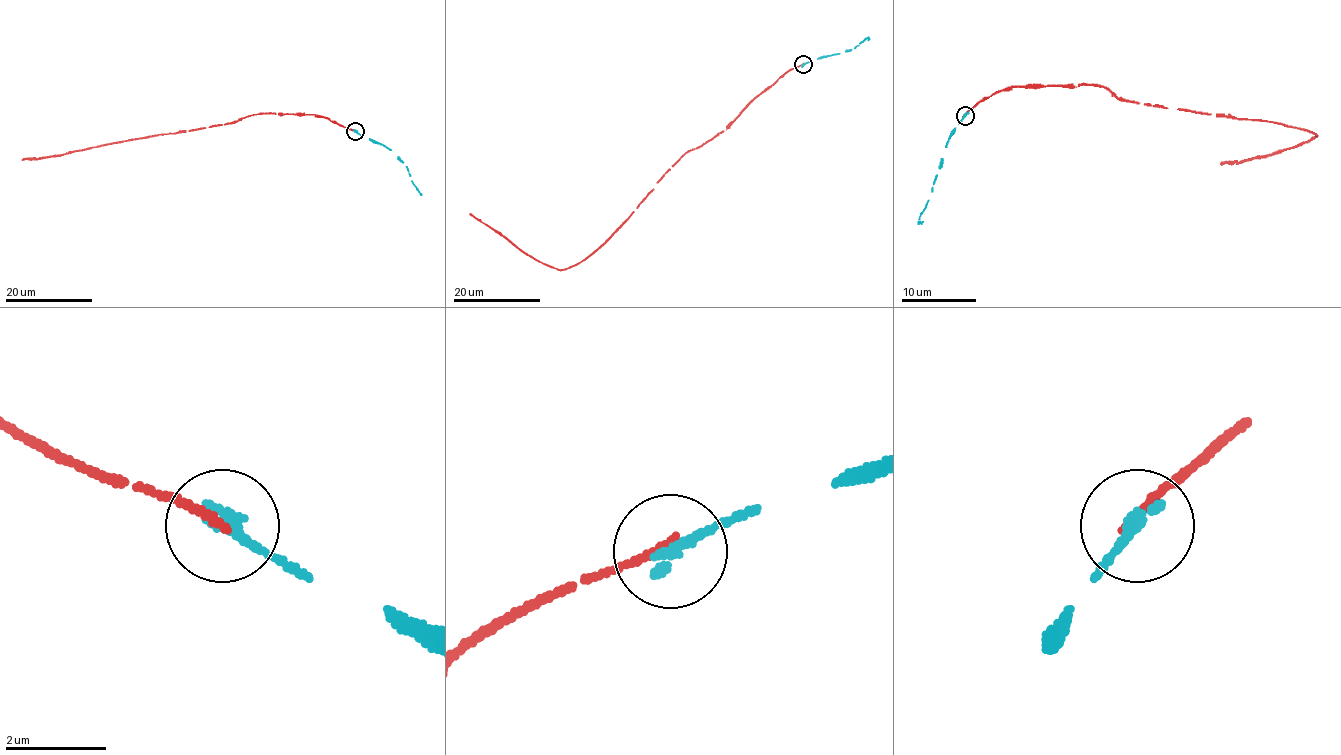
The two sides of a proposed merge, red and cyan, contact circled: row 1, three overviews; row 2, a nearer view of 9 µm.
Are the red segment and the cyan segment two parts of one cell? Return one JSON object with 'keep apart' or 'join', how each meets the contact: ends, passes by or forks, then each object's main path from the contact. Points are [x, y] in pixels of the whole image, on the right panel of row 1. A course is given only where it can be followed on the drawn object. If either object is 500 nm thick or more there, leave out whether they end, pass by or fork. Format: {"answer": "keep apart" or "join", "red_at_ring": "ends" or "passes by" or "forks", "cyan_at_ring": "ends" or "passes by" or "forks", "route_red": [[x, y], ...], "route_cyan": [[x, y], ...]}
{"answer": "keep apart", "red_at_ring": "ends", "cyan_at_ring": "ends", "route_red": [[965, 115], [993, 93], [1012, 87], [1103, 85], [1119, 98], [1260, 119], [1316, 135], [1259, 158], [1220, 163]], "route_cyan": [[965, 115], [945, 147], [928, 202], [921, 213], [919, 221], [923, 221]]}

